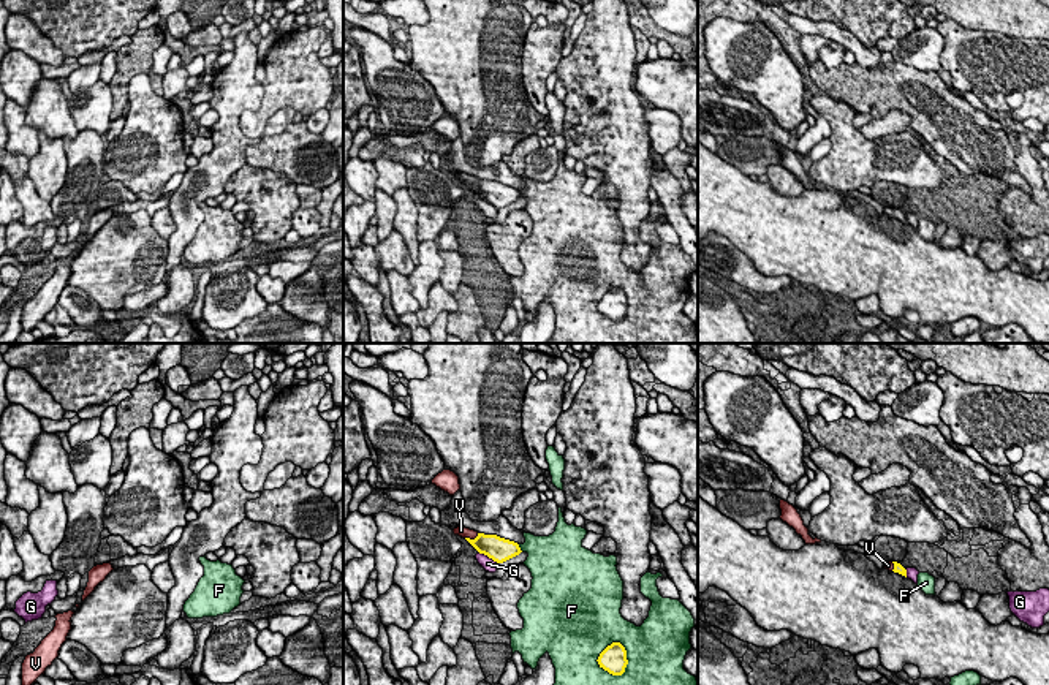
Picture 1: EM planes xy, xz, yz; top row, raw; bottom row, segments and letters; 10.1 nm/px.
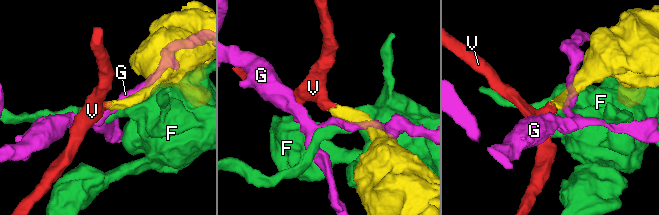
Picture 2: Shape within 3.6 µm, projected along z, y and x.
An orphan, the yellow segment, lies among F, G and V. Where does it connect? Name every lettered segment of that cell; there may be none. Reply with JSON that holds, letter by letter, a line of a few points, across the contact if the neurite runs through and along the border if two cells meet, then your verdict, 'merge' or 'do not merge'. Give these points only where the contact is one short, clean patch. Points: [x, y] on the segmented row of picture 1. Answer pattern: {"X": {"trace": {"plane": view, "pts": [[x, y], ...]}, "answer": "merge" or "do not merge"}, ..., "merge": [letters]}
{"F": {"answer": "do not merge"}, "G": {"answer": "do not merge"}, "V": {"trace": {"plane": "xz", "pts": [[492, 546], [472, 540], [461, 530]]}, "answer": "merge"}, "merge": ["V"]}

